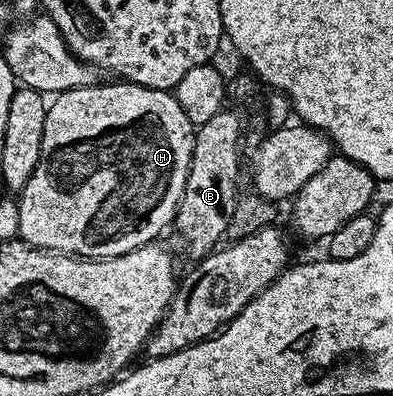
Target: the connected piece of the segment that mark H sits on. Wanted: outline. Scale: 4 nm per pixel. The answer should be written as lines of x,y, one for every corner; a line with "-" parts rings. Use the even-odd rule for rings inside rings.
96,83
85,89
71,89
60,93
47,105
44,138
41,139
42,157
32,173
32,177
23,186
17,197
19,206
19,237
34,249
50,249
52,253
69,253
76,257
120,257
142,245
150,245
166,225
175,220
181,195
189,175
189,163
195,146
196,126
181,111
177,99
165,89
150,89
130,83

